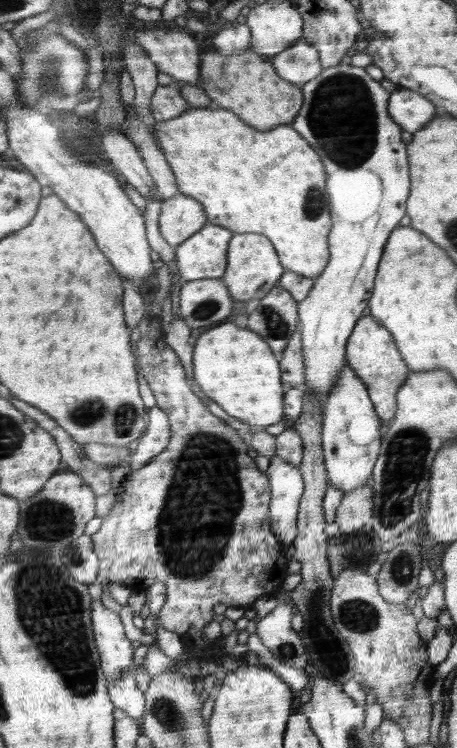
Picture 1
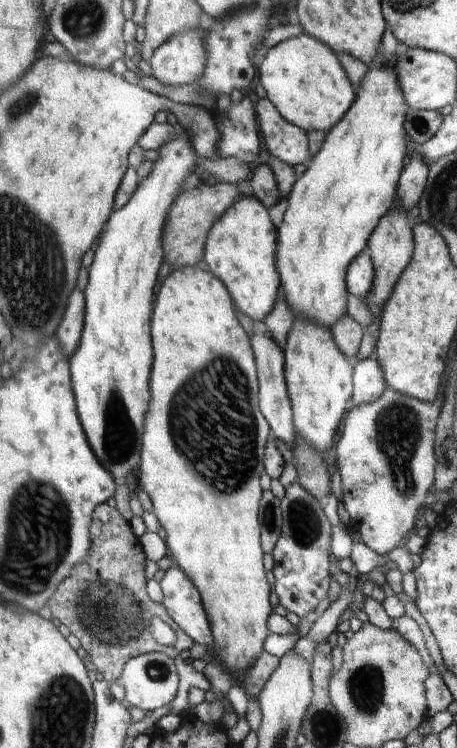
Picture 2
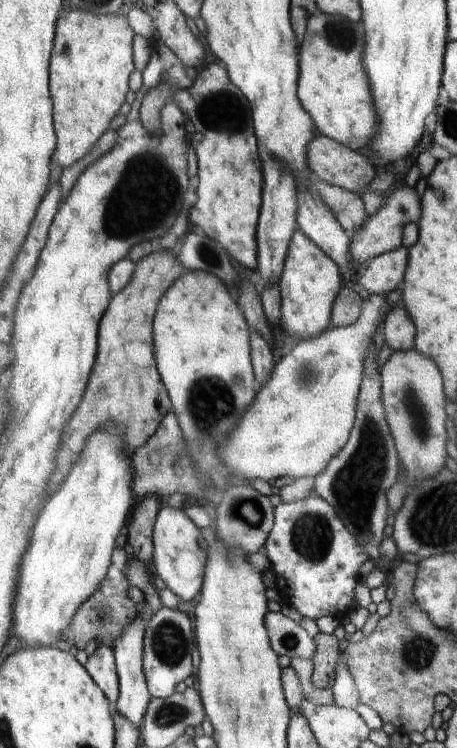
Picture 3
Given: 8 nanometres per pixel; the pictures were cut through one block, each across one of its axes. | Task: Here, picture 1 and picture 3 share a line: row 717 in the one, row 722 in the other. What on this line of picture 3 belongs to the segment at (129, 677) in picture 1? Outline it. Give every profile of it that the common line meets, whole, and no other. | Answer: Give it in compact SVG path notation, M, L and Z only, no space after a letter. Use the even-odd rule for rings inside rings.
M145 599L144 604L142 604L142 615L140 616L140 620L132 620L132 622L124 628L122 636L120 636L111 647L115 651L116 666L119 668L120 690L119 703L116 704L116 710L117 712L120 712L128 722L132 722L134 726L138 726L139 728L152 697L148 692L145 681L146 677L144 676L143 671L143 638L147 623L147 615L151 612L152 610L150 610L148 602L146 602Z

